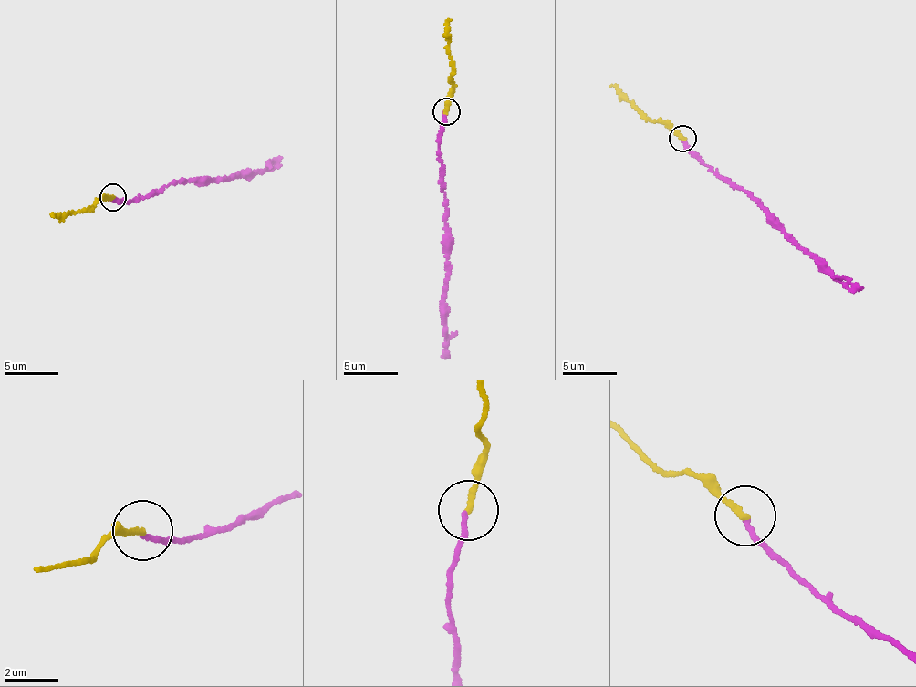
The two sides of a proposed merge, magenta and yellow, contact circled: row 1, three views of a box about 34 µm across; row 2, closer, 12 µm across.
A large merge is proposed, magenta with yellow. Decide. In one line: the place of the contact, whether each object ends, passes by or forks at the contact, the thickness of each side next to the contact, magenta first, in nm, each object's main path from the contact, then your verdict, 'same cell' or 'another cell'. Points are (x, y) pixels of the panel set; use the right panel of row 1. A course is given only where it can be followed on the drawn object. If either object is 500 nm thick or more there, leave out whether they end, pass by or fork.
place (682, 139); magenta ends; yellow ends; calibres 180 and 190 nm; course magenta (681, 139), (705, 165), (759, 200), (782, 230), (817, 255), (834, 277), (849, 280), (862, 287); course yellow (681, 139), (663, 123), (640, 116), (610, 87); another cell

